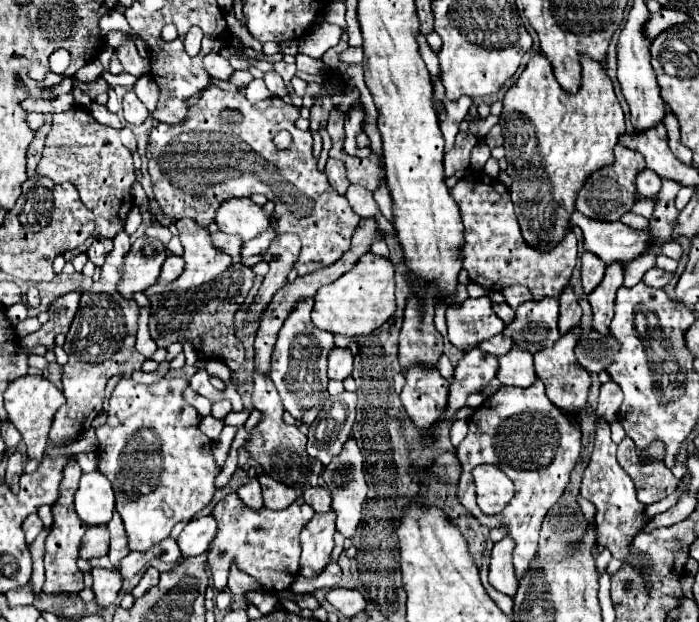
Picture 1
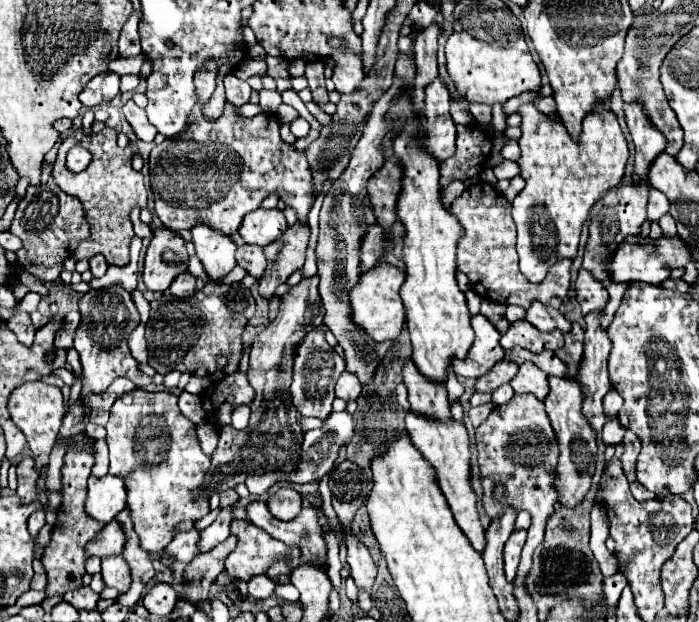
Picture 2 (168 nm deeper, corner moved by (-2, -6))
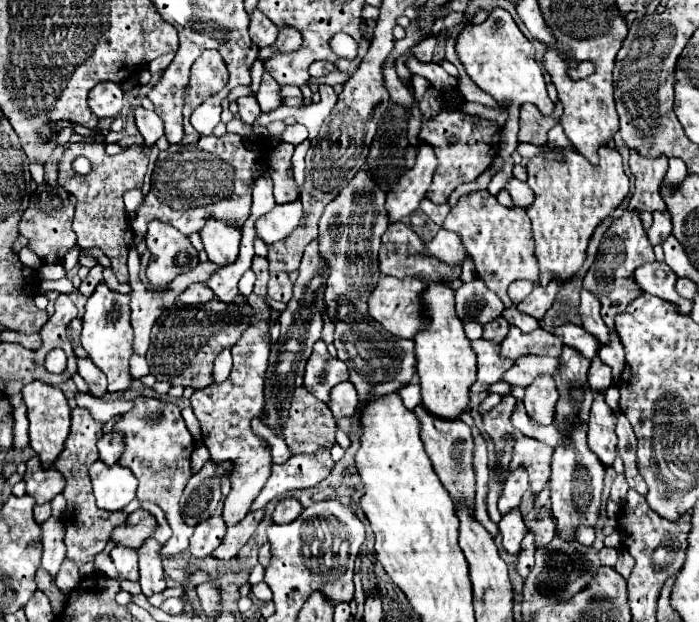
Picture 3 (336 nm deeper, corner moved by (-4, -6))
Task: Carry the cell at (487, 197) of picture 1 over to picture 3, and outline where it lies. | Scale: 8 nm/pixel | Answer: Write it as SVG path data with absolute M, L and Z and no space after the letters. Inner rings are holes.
M473 191L469 195L463 195L453 207L451 213L445 217L443 229L455 231L461 235L461 243L467 251L467 255L475 263L477 277L503 301L505 307L511 307L513 301L509 299L509 285L517 279L527 279L533 283L533 291L529 297L525 297L521 303L517 303L517 309L535 317L543 319L545 313L551 309L557 293L563 289L561 279L553 279L547 287L539 285L539 267L535 263L533 255L533 235L531 235L531 223L521 207L503 207L497 197L493 197L489 191Z

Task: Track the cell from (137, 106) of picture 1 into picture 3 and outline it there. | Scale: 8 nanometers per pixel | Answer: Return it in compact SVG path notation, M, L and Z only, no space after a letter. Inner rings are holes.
M135 107L135 123L145 139L145 145L153 145L159 137L163 137L163 123L155 111Z

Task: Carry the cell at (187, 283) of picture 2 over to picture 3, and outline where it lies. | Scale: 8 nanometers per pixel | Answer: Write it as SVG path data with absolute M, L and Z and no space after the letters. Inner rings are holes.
M193 283L179 295L177 303L193 305L193 303L205 303L209 299L213 299L213 291L205 283Z

